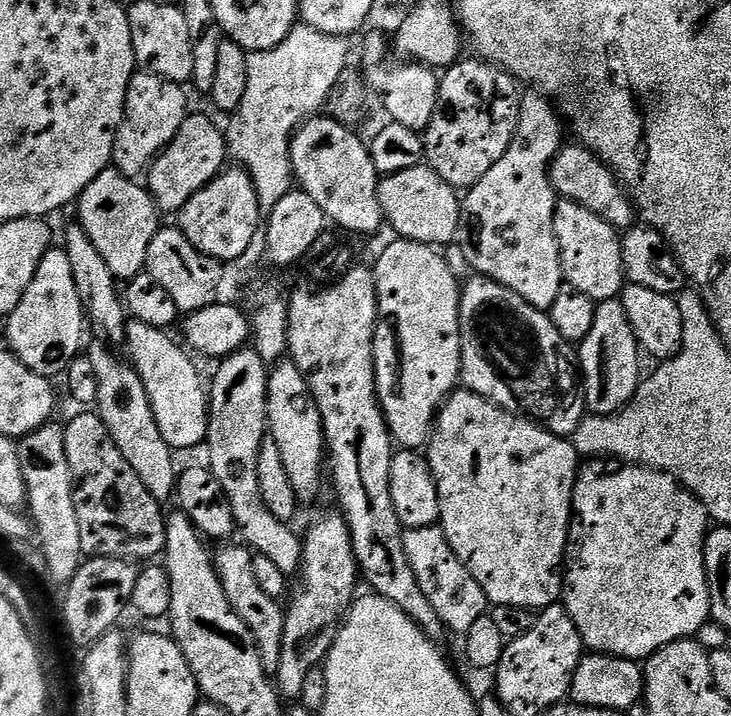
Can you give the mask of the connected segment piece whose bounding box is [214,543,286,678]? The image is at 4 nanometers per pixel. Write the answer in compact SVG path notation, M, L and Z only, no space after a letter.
M239 543L238 545L231 544L224 546L229 546L229 548L215 553L216 573L222 582L222 590L226 590L226 598L230 598L230 606L234 606L238 618L246 622L254 638L265 674L269 678L274 678L278 674L278 662L282 662L282 636L286 630L286 618L284 617L286 608L281 601L270 598L270 594L266 594L258 586L258 581L254 578L253 553Z

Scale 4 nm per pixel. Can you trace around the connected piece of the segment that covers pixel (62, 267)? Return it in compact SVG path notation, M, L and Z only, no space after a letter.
M53 246L48 253L38 262L38 270L34 270L34 278L18 306L13 312L7 313L8 341L7 347L21 362L34 374L56 378L56 375L67 373L70 362L81 355L80 343L84 340L84 324L86 325L86 313L82 302L79 300L77 287L74 286L73 271L70 267L67 254L63 247Z

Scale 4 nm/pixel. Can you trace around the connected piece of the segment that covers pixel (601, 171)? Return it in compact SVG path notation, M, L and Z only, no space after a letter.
M565 143L548 167L548 177L560 200L569 200L590 210L590 214L598 214L598 218L602 218L602 222L606 222L612 228L627 230L637 223L638 213L632 201L628 199L620 181L583 144Z

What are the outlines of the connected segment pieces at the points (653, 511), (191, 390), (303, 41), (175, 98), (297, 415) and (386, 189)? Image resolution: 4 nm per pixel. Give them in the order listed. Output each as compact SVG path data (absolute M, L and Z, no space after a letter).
M592 458L576 474L576 485L572 495L572 511L578 521L578 528L584 531L584 541L580 544L580 557L572 569L567 569L562 580L562 603L570 614L578 634L584 639L585 649L605 656L617 656L637 662L647 661L658 650L670 646L679 640L695 637L700 627L710 620L710 598L708 597L708 571L704 565L704 540L710 531L710 517L704 509L704 503L693 492L689 492L671 472L659 472L656 468L643 466L620 466L617 472L608 469L609 461L604 458Z
M129 319L125 330L126 349L132 357L130 363L142 378L158 430L173 450L196 448L208 439L208 402L206 388L200 385L200 372L192 365L193 357L179 343L168 337L162 328L146 326L146 322Z
M300 22L290 30L290 34L286 34L286 38L278 46L270 50L247 53L246 94L238 110L231 113L229 120L232 121L229 122L228 128L226 124L226 143L231 159L251 178L263 215L271 213L274 206L293 189L292 138L296 135L297 128L325 107L327 96L335 89L338 76L350 64L349 41L343 36L328 32L319 32L318 29Z
M137 71L132 77L126 90L126 102L124 103L124 117L118 126L118 134L114 138L114 150L112 151L112 164L115 171L121 172L129 178L140 178L152 167L156 157L172 141L174 134L178 134L178 126L182 126L185 116L189 115L188 100L184 97L185 89L179 84L170 82L166 78L154 75L153 72Z
M283 358L271 365L266 394L268 415L267 435L282 450L282 463L290 474L290 486L294 486L297 501L312 500L320 492L320 479L325 479L326 441L324 423L318 406L308 389L299 366L291 358Z
M427 163L418 165L400 173L390 173L379 181L379 198L383 219L387 227L396 231L397 237L405 240L413 240L419 244L430 244L433 246L447 246L457 239L460 231L460 205L461 197L457 189L451 188Z

